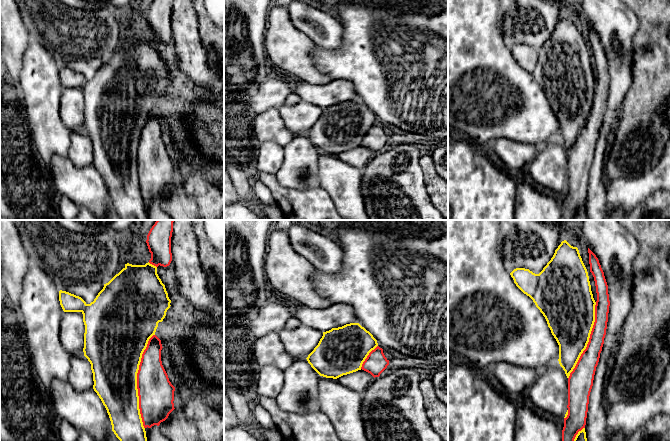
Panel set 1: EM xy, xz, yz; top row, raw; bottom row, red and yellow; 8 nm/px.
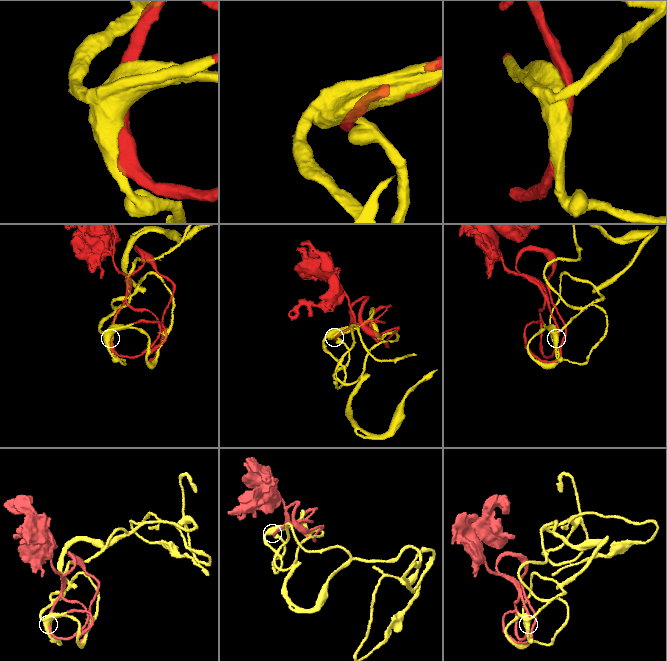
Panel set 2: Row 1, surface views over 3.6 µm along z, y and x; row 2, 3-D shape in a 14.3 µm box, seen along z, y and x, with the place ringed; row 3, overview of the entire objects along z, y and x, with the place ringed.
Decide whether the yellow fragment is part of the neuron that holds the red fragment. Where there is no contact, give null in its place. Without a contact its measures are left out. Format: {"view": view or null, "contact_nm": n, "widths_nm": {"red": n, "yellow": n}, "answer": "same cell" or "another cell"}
{"view": "xy", "contact_nm": 750, "widths_nm": {"red": 280, "yellow": 400}, "answer": "same cell"}

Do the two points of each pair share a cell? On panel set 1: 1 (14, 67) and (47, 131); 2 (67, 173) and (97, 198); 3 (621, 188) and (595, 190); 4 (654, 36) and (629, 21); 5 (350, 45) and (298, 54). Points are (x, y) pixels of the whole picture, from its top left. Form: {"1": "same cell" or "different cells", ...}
{"1": "different cells", "2": "same cell", "3": "different cells", "4": "different cells", "5": "different cells"}

